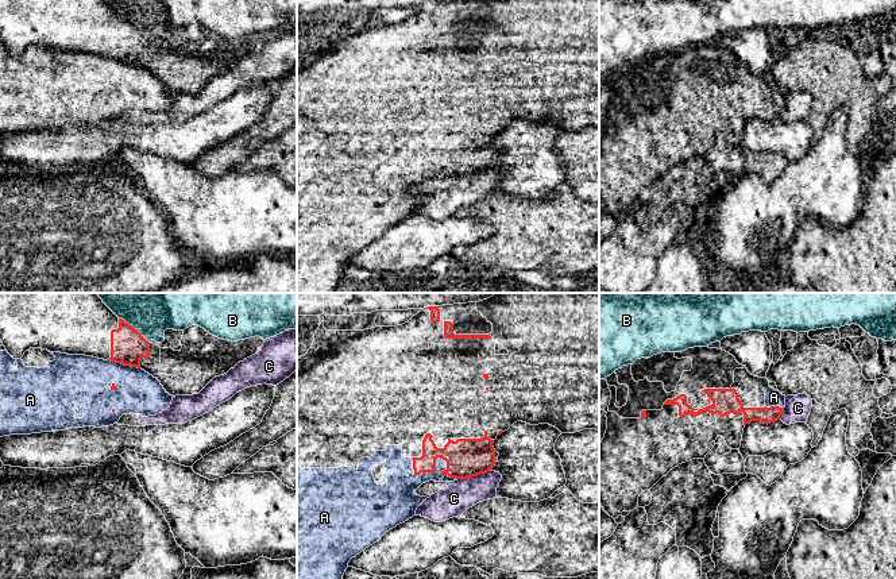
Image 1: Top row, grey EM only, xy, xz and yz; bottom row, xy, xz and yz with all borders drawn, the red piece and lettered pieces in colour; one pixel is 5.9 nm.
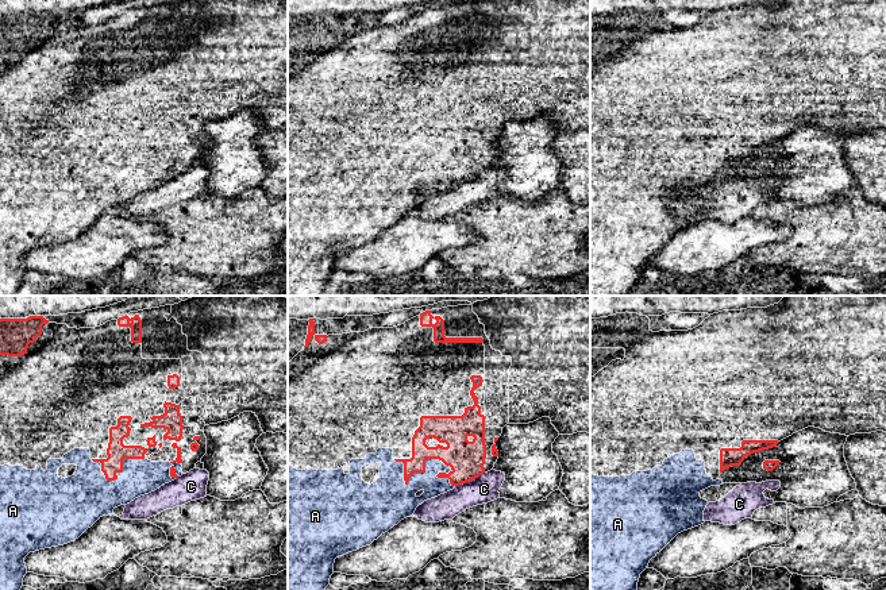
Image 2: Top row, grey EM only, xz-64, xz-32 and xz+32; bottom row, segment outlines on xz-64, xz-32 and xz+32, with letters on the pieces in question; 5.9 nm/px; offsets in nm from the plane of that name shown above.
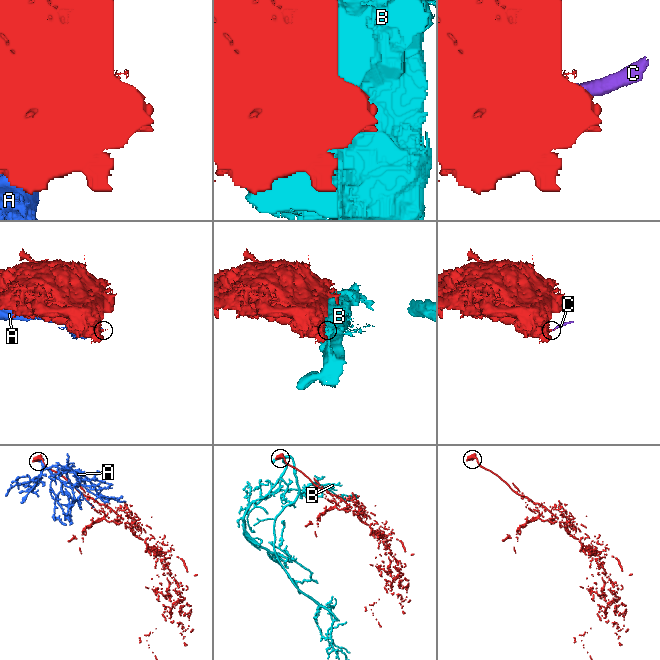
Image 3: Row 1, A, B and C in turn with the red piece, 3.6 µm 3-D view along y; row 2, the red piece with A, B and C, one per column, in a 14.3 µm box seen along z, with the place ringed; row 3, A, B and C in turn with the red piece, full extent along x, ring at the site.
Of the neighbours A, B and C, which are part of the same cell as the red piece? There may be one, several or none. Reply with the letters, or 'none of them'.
none of them

